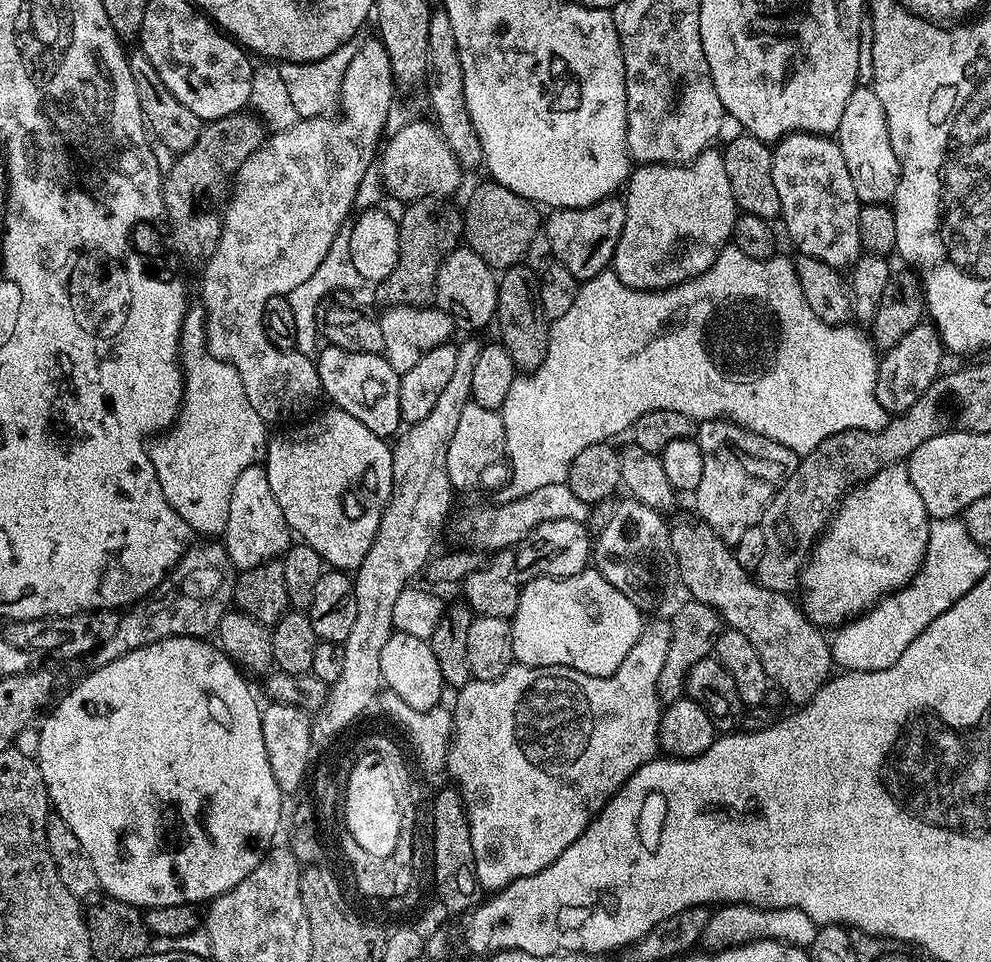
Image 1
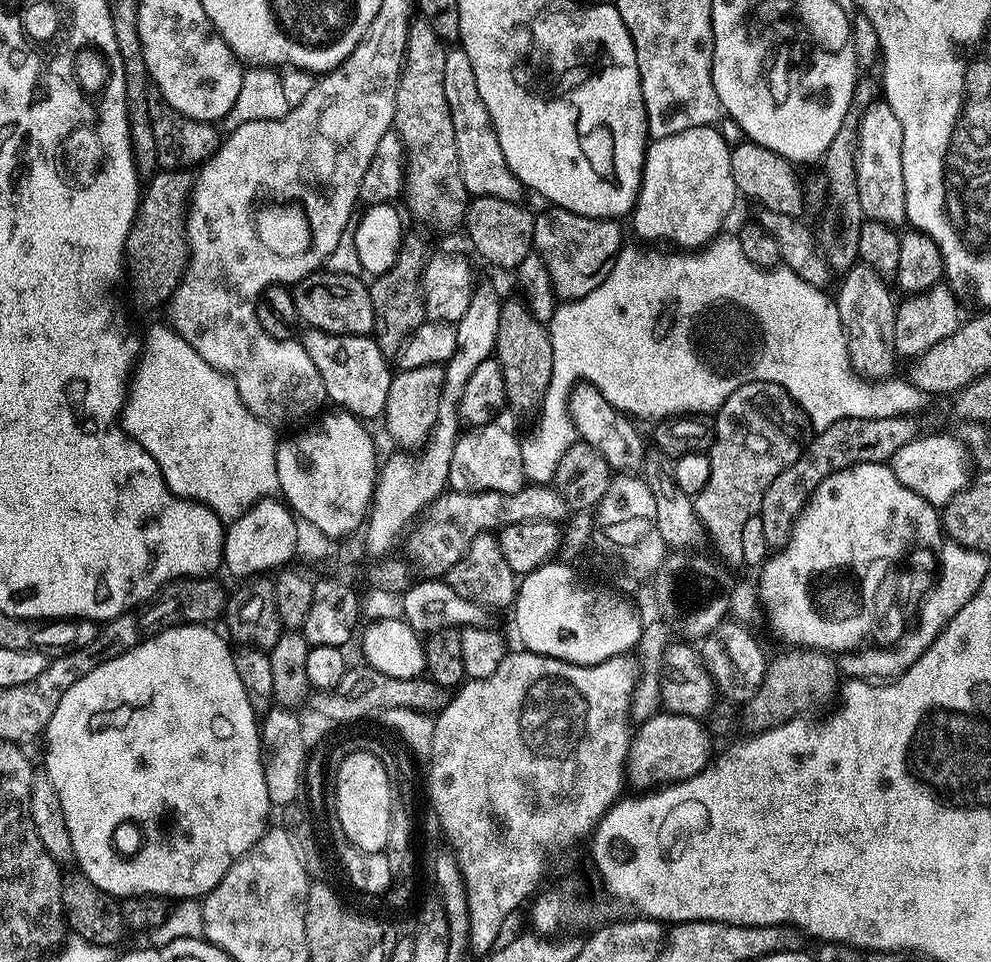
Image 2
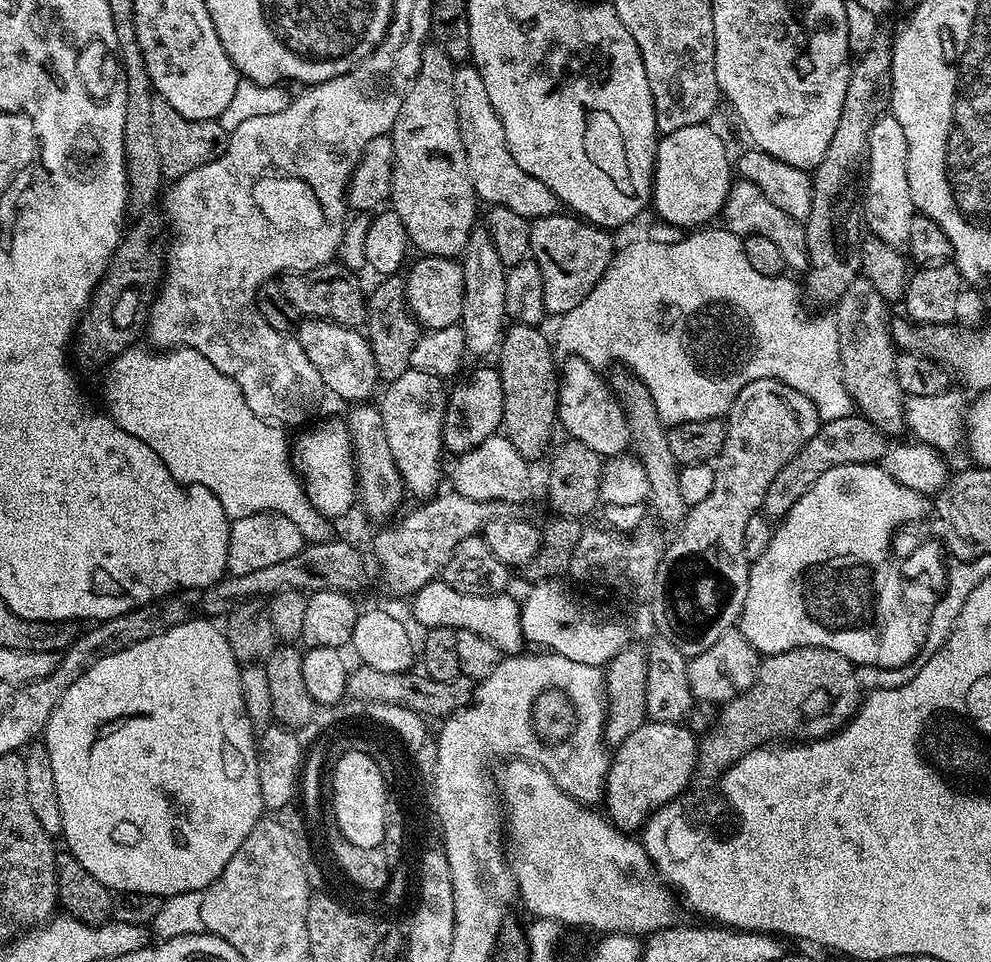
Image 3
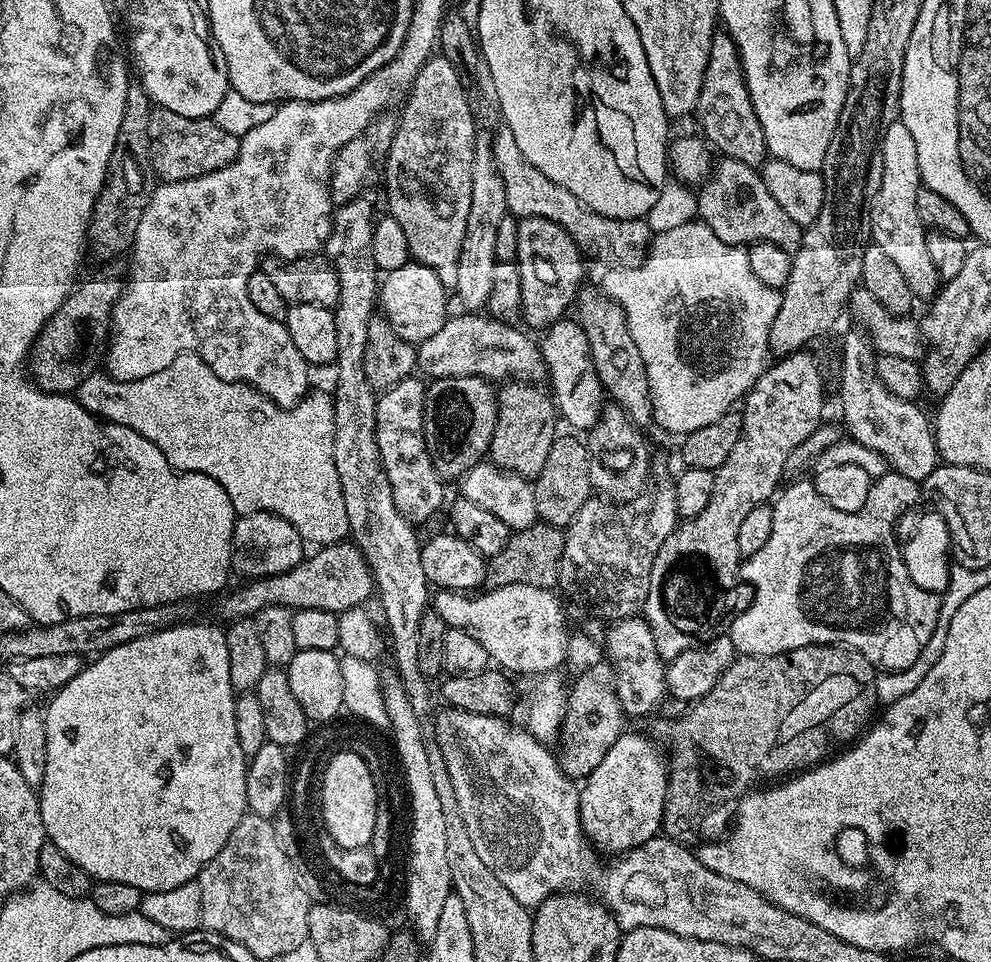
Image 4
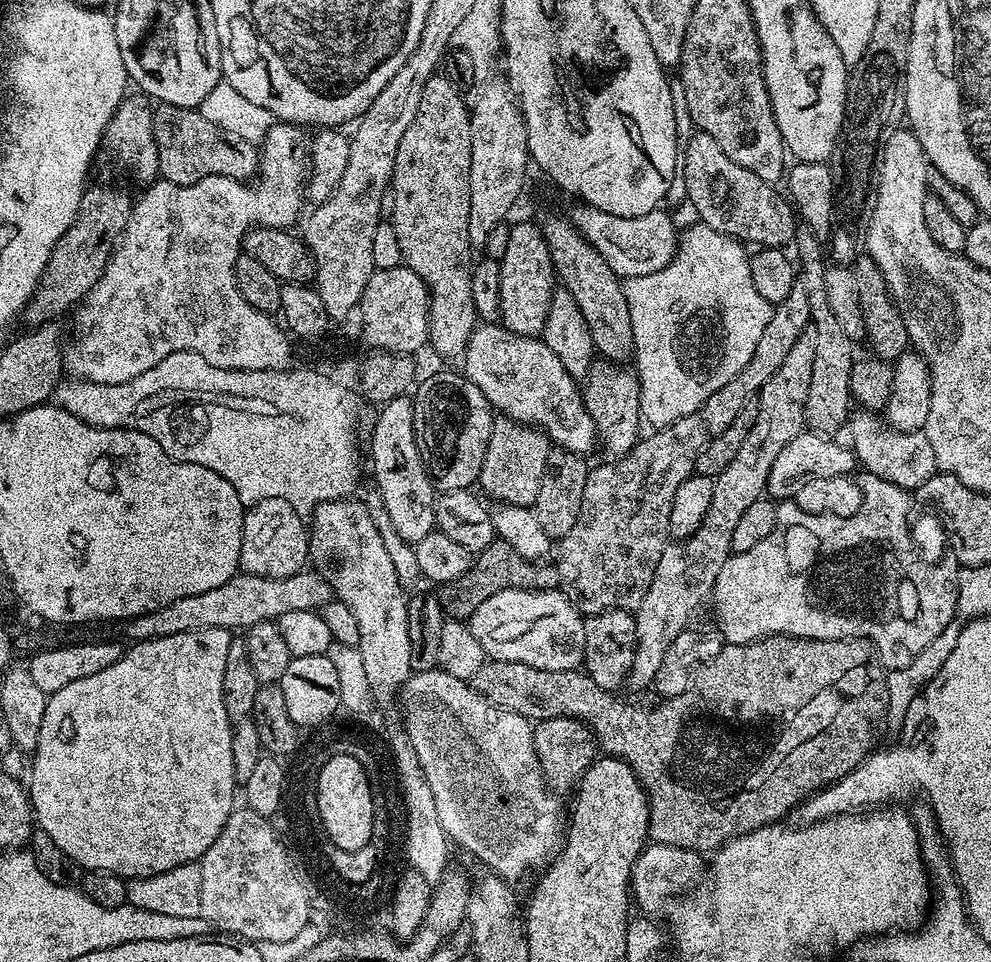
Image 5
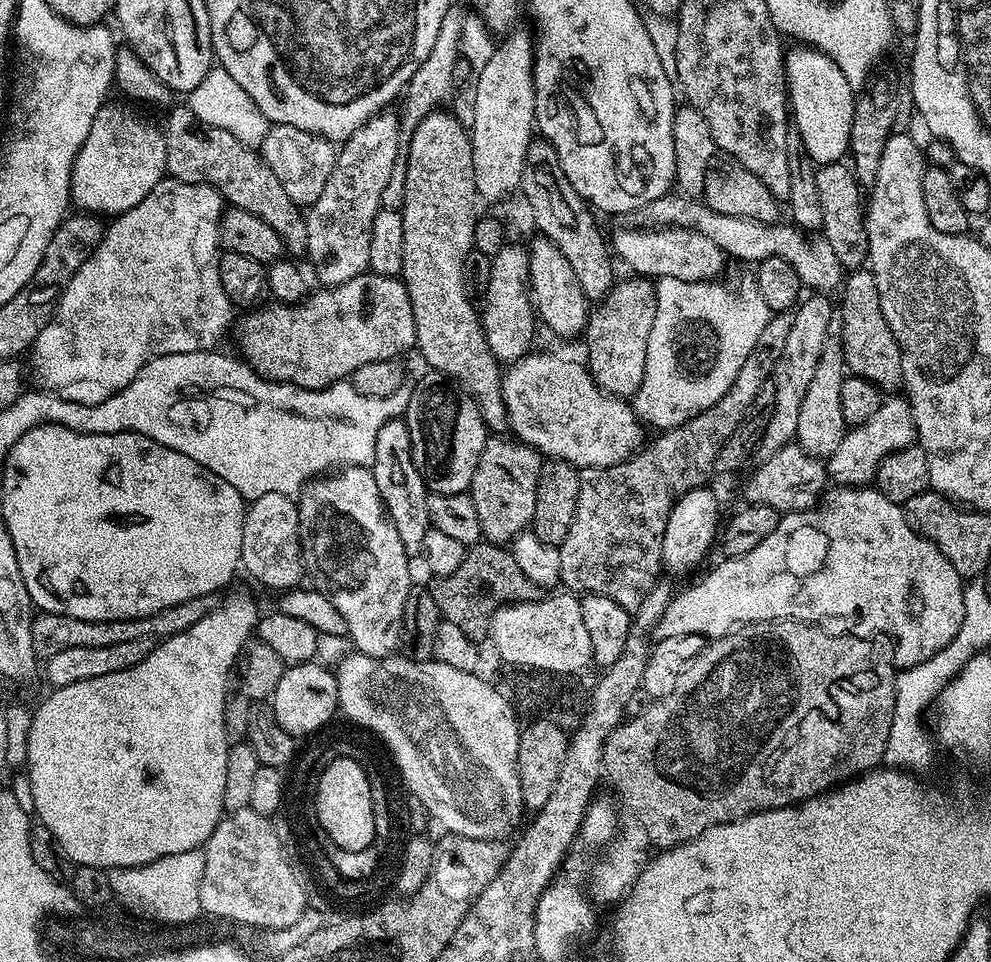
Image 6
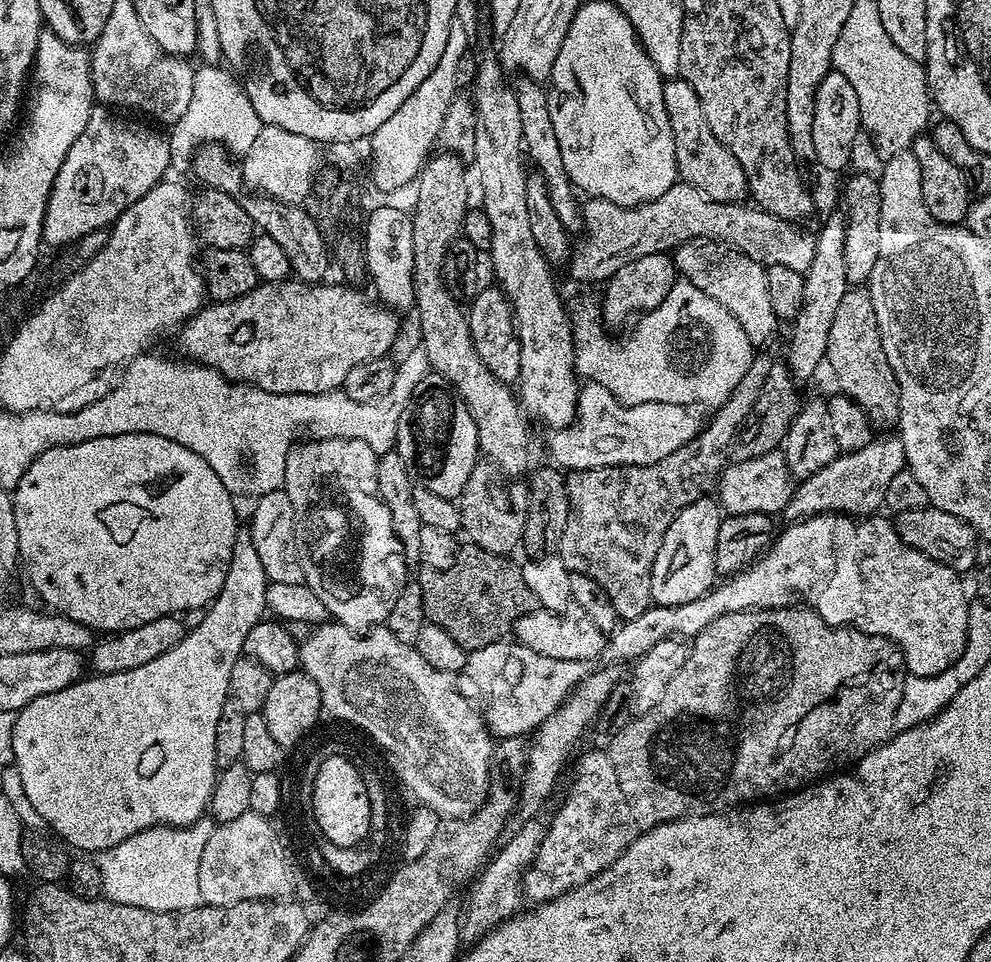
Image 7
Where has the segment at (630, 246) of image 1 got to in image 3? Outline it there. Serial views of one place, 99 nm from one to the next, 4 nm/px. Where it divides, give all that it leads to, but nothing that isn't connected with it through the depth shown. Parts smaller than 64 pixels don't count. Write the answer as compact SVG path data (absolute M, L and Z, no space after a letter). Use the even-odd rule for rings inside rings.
M711 123L686 126L682 130L663 133L656 141L656 170L652 174L651 207L668 224L680 230L696 230L708 226L721 215L728 192L734 183L734 164L728 161L728 148L724 140L712 129Z

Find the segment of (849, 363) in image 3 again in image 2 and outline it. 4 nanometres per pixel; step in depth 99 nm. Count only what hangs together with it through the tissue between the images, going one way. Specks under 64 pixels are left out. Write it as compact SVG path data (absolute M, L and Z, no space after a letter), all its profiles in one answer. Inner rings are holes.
M859 262L843 273L841 280L844 281L840 284L840 293L835 293L834 303L840 315L844 337L848 339L848 353L853 368L866 378L891 377L892 366L898 362L894 342L898 304L892 301L893 289L889 281L870 266Z

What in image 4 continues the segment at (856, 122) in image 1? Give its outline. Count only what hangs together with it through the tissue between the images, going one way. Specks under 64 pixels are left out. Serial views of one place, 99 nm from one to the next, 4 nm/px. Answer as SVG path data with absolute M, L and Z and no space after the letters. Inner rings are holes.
M892 122L884 129L880 153L882 154L882 186L878 186L878 194L874 194L872 203L871 243L882 246L882 251L898 265L898 270L902 270L913 297L935 297L938 291L936 267L934 262L930 262L930 250L926 250L928 232L916 205L916 189L921 187L918 146L914 146L914 138L904 124Z

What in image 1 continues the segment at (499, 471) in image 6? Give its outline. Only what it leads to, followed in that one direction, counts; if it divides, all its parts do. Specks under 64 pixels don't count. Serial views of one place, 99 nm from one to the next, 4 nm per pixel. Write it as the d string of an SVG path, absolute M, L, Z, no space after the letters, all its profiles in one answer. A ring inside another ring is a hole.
M521 262L499 273L494 320L497 325L500 323L499 343L504 345L521 373L531 374L538 370L538 366L542 366L546 358L550 324L544 319L544 311L540 305L537 269L527 268L526 265L527 263Z

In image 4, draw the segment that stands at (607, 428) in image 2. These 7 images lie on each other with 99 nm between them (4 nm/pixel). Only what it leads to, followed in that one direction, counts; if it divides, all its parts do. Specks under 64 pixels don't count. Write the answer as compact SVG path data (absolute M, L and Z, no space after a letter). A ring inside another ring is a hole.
M565 318L552 324L543 333L544 341L539 341L540 353L544 356L547 383L552 383L550 395L555 403L559 419L569 424L569 429L590 430L598 422L606 403L606 393L594 370L594 358L590 354L590 342L575 319Z

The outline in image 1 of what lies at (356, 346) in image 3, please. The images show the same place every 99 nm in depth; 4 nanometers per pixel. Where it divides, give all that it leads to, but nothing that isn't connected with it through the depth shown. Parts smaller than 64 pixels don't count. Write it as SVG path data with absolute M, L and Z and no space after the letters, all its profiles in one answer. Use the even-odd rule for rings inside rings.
M324 346L319 349L314 363L323 395L329 396L335 407L341 408L346 414L354 414L354 418L358 418L362 426L374 430L374 434L379 436L392 438L401 431L398 402L401 373L393 370L387 356L379 352L355 352Z

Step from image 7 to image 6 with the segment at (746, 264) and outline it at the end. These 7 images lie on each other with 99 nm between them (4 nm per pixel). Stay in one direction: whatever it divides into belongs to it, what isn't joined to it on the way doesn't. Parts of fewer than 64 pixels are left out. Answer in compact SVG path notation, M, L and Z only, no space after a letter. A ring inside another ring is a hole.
M635 226L624 228L616 237L611 237L610 248L624 264L629 264L633 273L645 278L682 278L683 280L712 280L724 268L726 257L706 234L698 234L692 228L671 226Z

